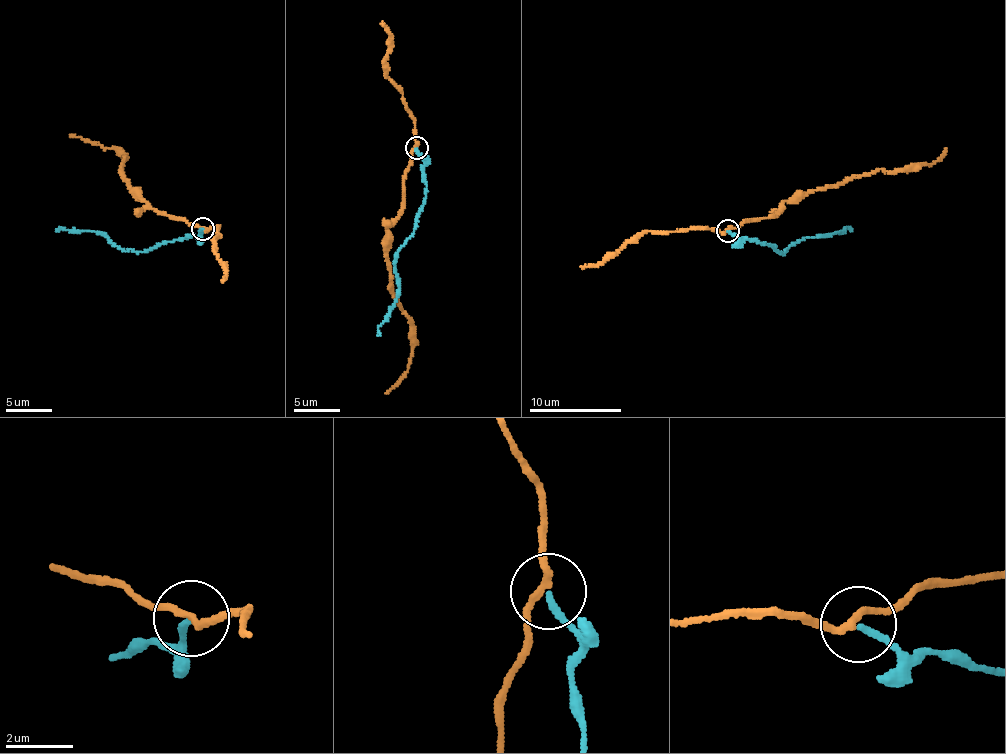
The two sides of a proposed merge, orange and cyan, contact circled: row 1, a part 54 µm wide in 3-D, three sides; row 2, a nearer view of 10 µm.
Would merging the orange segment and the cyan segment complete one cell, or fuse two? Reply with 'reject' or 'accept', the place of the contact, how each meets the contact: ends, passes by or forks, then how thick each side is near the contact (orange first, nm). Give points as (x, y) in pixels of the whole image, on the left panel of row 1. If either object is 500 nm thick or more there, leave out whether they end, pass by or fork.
reject | (203, 228) | orange passes by | cyan ends | 180/190 nm

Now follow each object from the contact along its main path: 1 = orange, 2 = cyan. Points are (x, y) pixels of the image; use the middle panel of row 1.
1: (417, 146), (386, 246), (412, 346), (407, 372), (385, 393)
2: (417, 148), (424, 163), (427, 191), (414, 231), (398, 250), (399, 297), (378, 328), (378, 335)

